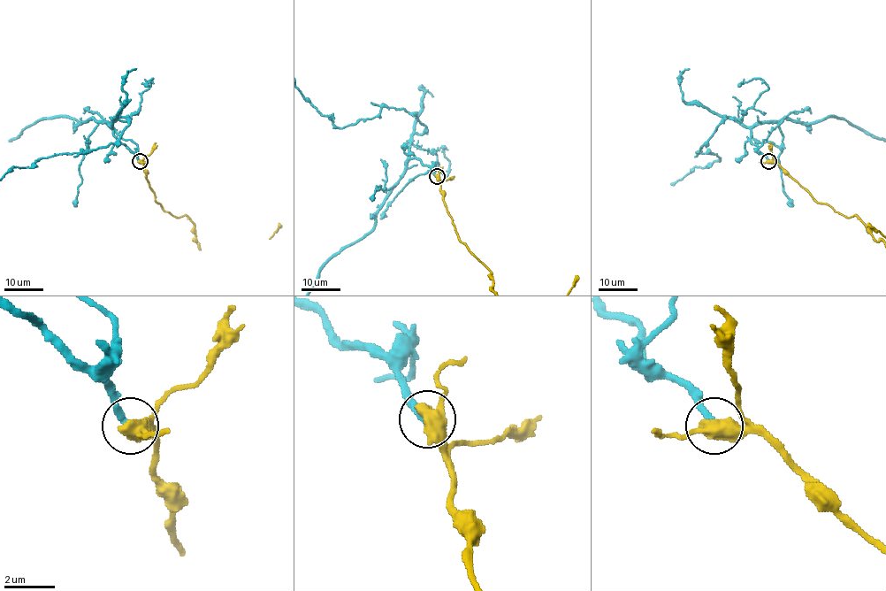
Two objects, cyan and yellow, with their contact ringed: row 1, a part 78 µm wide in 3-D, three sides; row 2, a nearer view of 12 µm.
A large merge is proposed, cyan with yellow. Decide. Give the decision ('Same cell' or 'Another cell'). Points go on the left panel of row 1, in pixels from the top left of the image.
Same cell

